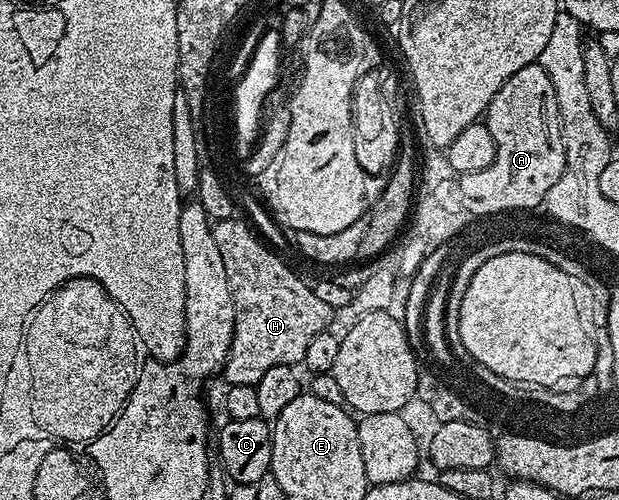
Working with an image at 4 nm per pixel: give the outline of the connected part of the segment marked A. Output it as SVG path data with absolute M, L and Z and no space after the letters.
M539 64L526 65L517 71L493 95L487 105L485 124L493 135L495 158L485 171L473 171L458 178L457 190L466 194L467 205L480 210L503 209L514 206L518 211L535 209L544 204L557 179L565 171L563 129L559 125L557 95L549 75Z

